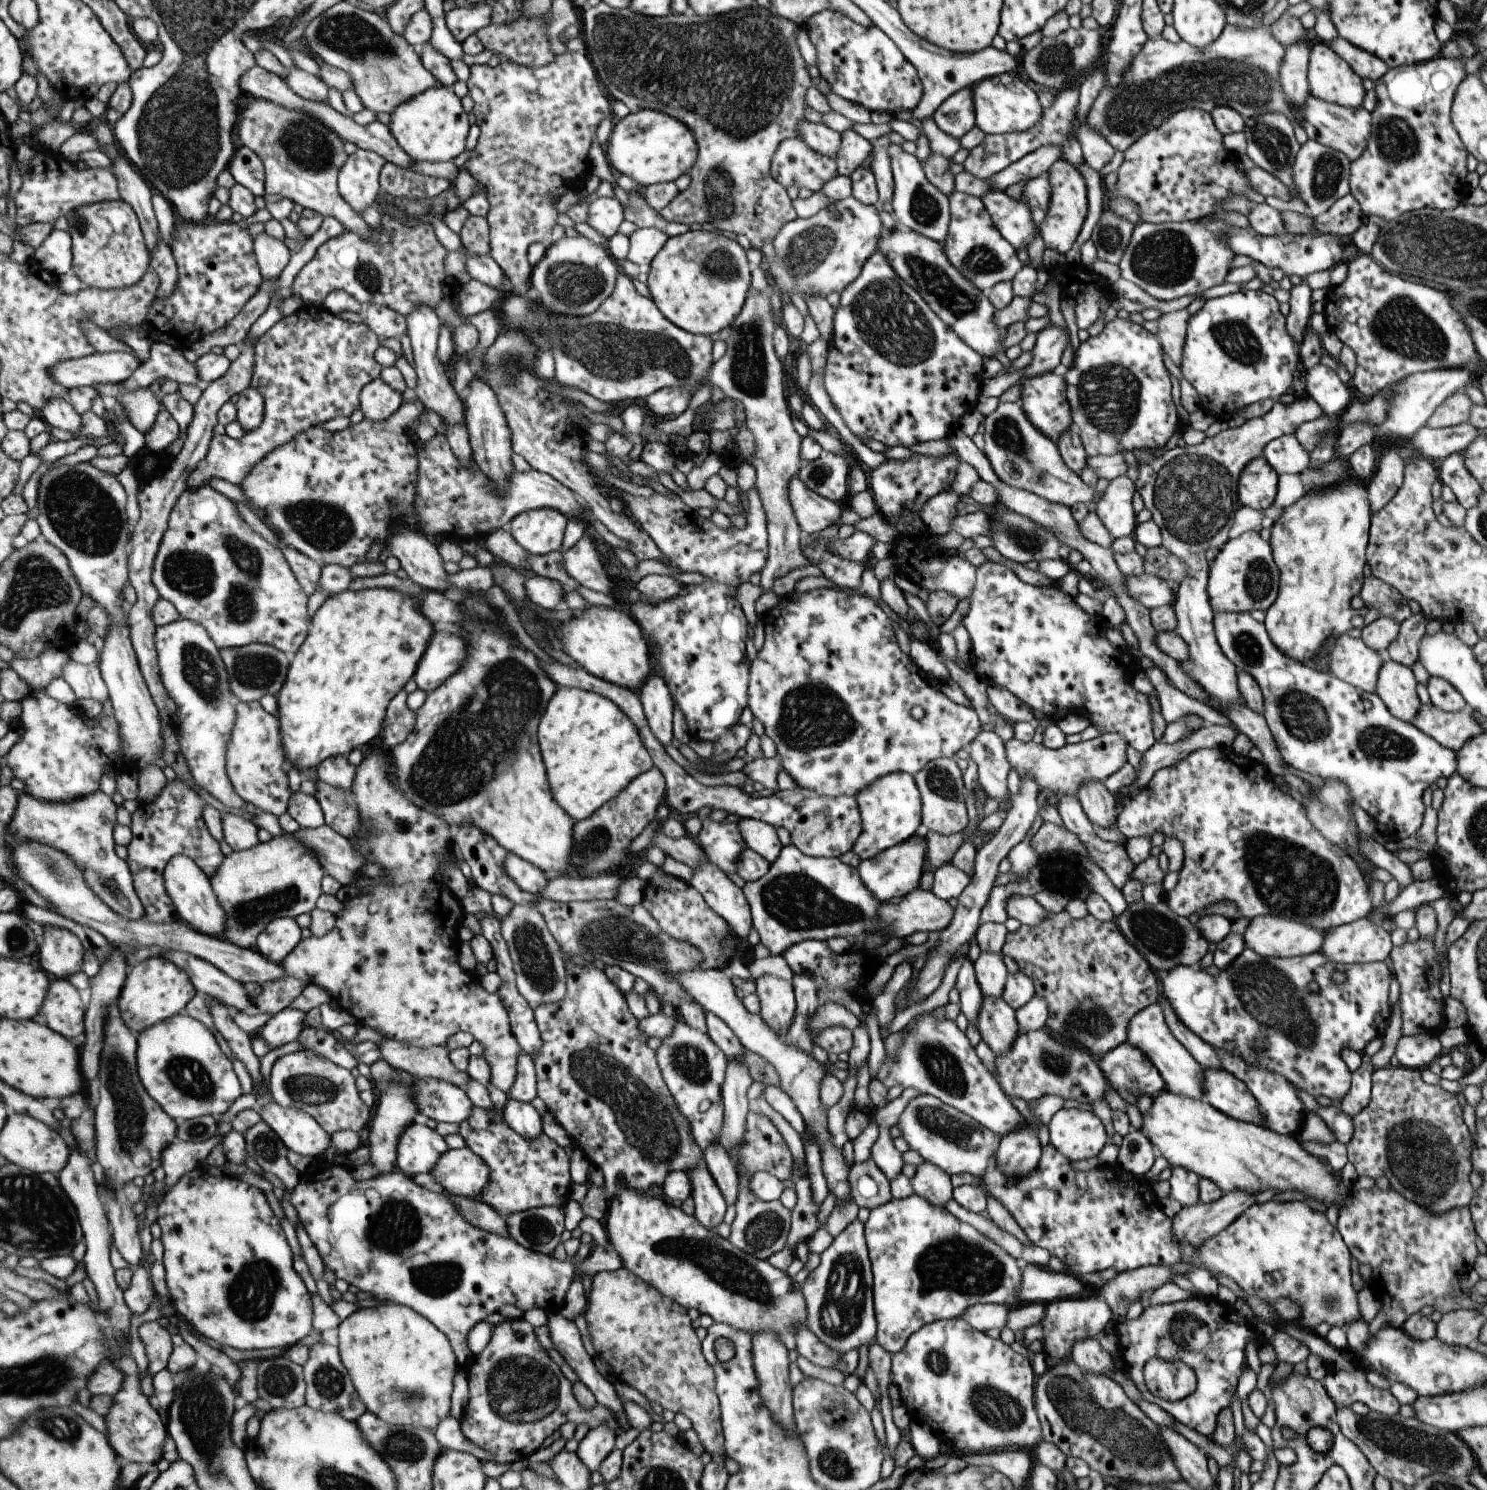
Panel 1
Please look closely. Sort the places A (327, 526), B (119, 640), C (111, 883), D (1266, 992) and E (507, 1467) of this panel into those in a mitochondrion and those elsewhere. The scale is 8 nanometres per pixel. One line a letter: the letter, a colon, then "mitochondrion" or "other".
A: mitochondrion
B: other
C: mitochondrion
D: mitochondrion
E: other

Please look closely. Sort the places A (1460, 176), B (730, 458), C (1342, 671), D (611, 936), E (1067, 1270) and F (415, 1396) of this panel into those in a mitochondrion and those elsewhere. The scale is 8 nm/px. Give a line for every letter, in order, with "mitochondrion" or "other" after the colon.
A: other
B: other
C: other
D: mitochondrion
E: other
F: mitochondrion

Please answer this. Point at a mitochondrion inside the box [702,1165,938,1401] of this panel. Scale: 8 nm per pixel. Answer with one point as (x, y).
(843, 1310)

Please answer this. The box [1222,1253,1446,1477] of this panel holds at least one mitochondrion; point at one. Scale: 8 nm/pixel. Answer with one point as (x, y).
(1331, 1300)

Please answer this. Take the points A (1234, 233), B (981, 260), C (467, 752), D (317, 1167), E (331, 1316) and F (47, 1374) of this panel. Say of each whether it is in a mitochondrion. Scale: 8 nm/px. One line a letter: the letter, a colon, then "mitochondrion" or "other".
A: other
B: mitochondrion
C: mitochondrion
D: other
E: other
F: mitochondrion

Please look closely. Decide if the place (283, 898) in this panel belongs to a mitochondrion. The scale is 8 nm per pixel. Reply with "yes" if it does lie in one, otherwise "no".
yes

